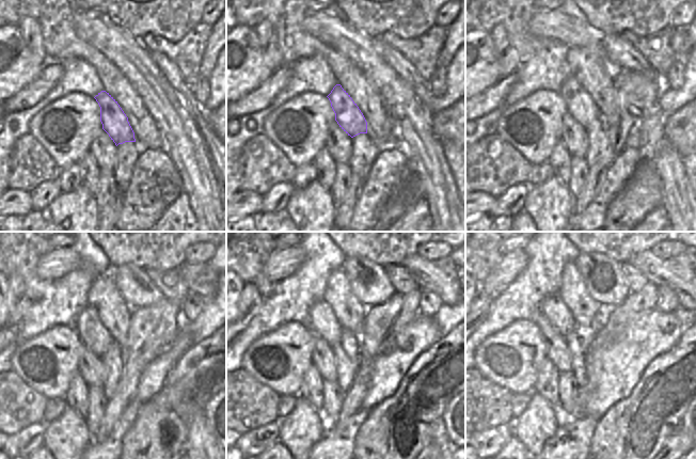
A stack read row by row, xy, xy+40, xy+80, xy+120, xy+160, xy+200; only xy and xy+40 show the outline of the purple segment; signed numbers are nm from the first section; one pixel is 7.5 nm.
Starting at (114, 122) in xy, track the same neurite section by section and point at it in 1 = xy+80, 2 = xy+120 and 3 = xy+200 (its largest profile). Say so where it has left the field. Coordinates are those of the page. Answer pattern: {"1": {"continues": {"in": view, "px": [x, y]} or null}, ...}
{"1": {"continues": {"in": "xy+80", "px": [579, 103]}}, "2": {"continues": {"in": "xy+120", "px": [96, 337]}}, "3": {"continues": {"in": "xy+200", "px": [555, 310]}}}

